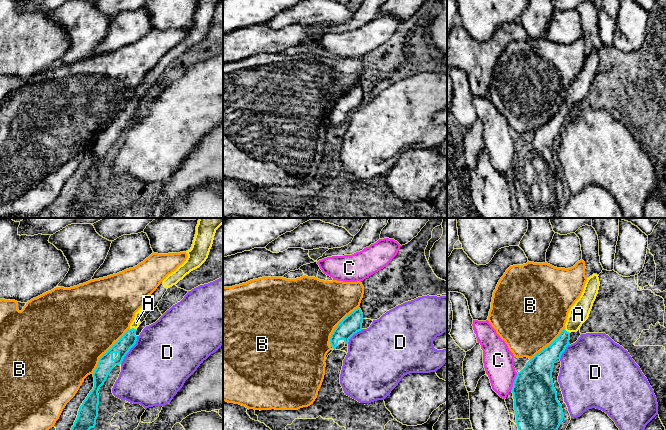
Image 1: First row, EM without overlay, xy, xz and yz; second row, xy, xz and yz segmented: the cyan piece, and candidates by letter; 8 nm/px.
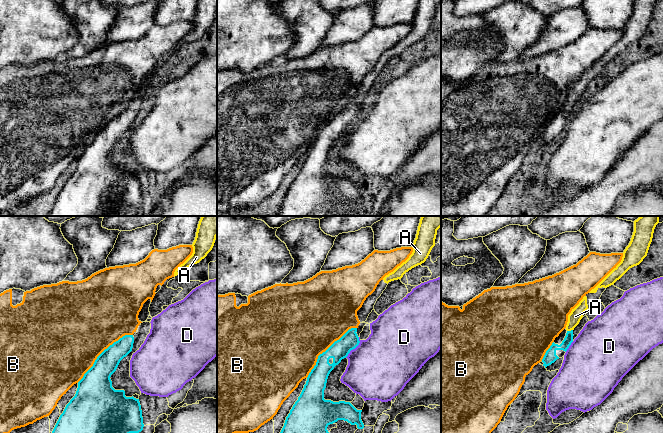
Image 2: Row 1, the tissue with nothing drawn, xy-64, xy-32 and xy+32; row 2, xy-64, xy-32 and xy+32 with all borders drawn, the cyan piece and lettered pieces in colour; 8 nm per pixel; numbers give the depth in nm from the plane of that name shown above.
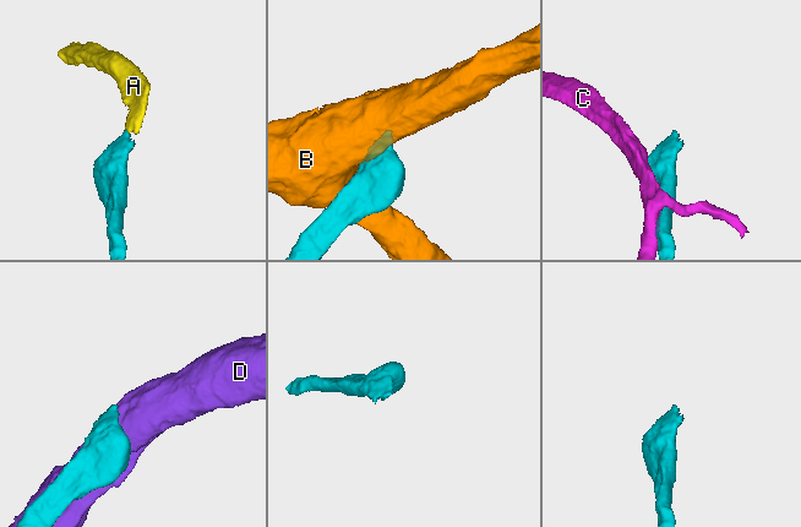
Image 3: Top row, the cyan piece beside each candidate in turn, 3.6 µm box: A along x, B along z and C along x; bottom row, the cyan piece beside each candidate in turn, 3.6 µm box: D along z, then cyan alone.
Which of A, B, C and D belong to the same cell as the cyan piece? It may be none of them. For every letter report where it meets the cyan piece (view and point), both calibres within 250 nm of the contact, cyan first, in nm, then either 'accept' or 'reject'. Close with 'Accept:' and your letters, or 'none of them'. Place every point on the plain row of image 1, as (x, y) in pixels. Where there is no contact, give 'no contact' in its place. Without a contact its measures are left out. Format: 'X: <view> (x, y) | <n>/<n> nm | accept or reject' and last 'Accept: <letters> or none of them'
A: xy (132, 104) | 120/70 nm | accept
B: xy (108, 126) | 130/500 nm | reject
C: yz (514, 158) | 360/240 nm | reject
D: xy (129, 126) | 130/500 nm | reject
Accept: A

